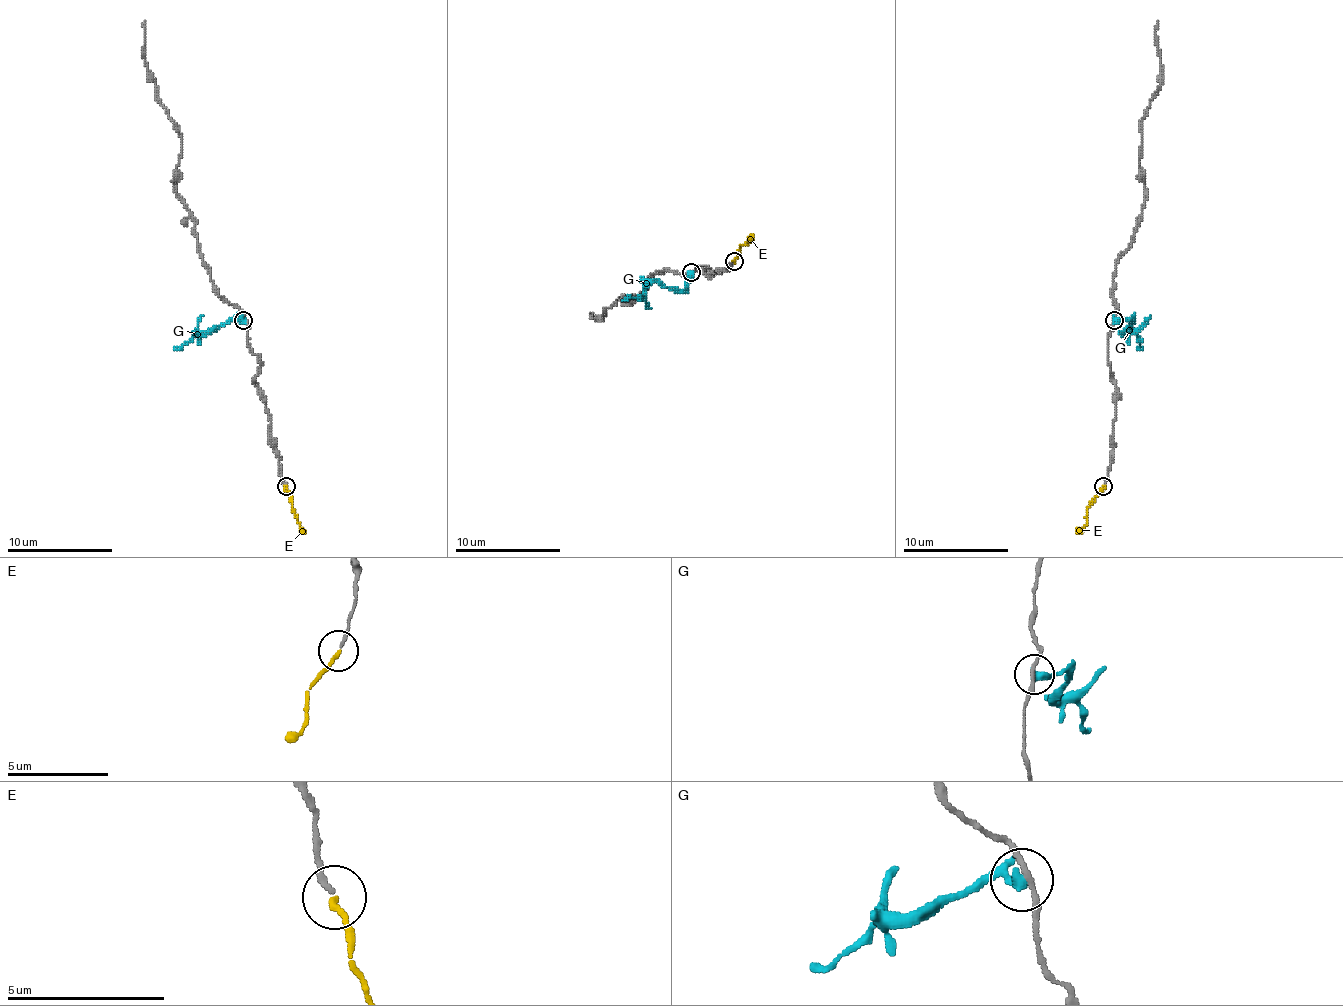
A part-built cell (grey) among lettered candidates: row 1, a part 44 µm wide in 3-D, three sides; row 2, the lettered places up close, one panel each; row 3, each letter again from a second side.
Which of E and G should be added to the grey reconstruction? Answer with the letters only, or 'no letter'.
E

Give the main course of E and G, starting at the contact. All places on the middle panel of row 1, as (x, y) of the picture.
E: (735, 260), (742, 245), (753, 234)
G: (690, 271), (690, 281), (682, 289), (650, 281), (640, 295), (622, 300)

